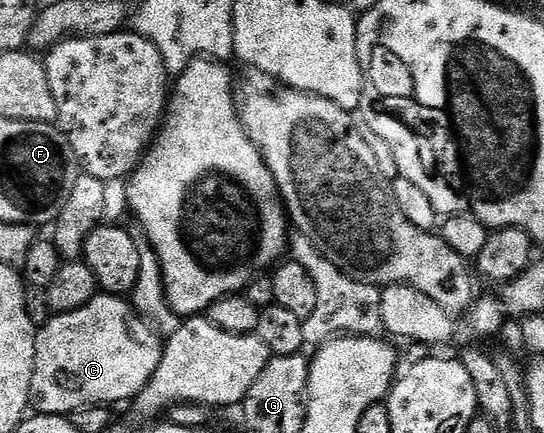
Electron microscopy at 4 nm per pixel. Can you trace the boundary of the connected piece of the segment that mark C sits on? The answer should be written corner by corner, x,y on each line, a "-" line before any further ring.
97,294
83,309
54,314
37,328
35,365
31,377
29,402
34,412
43,415
72,416
84,407
100,407
136,400
159,369
163,339
146,320
133,310
132,302
119,295

